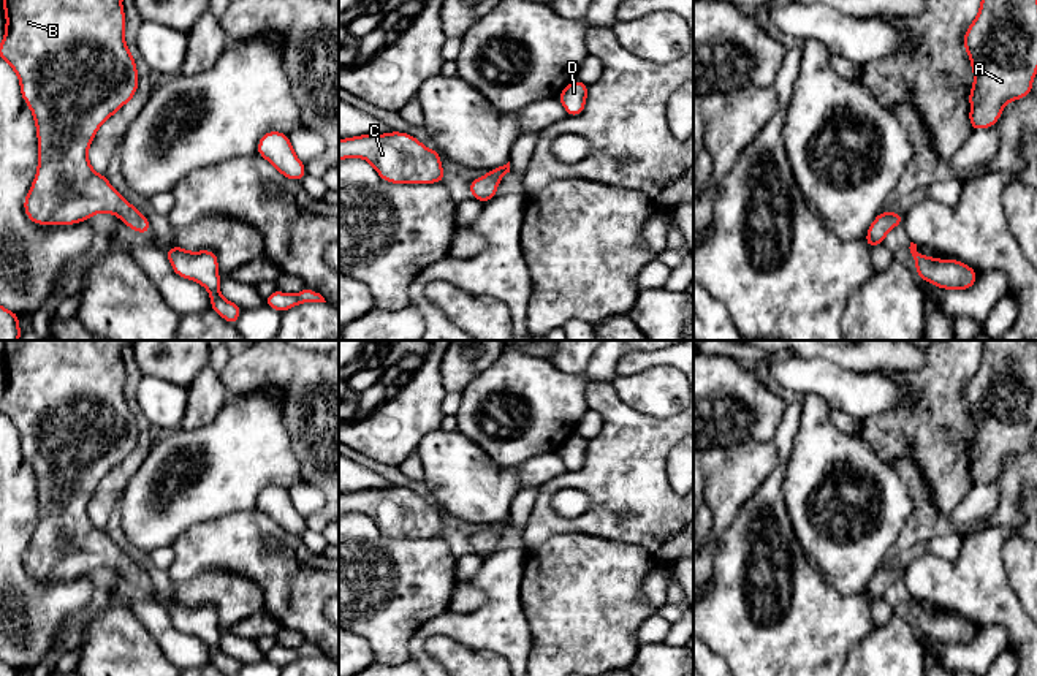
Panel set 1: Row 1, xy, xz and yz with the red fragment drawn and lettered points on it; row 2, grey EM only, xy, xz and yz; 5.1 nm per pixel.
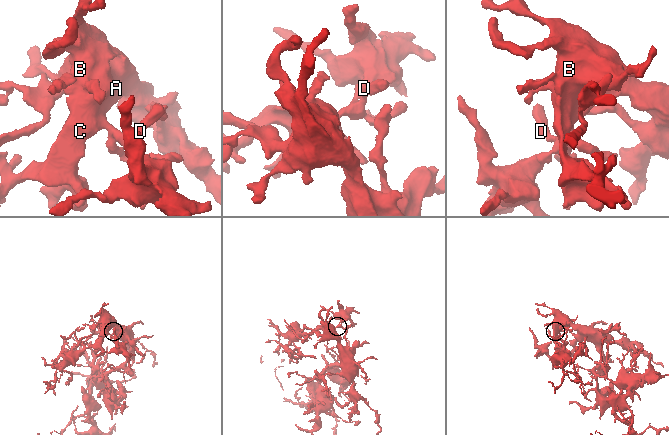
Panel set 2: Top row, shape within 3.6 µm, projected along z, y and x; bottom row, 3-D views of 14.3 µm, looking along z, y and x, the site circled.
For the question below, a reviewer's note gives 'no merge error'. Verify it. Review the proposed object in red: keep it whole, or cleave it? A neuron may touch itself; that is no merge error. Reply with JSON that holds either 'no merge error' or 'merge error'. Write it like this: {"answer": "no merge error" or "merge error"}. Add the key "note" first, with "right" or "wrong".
{"note": "right", "answer": "no merge error"}

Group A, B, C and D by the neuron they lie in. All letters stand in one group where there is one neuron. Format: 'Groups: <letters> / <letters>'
Groups: A B C D

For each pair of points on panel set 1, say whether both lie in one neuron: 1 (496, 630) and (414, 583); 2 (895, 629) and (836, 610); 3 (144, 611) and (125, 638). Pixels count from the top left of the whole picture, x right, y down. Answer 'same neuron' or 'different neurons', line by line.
1: different neurons
2: different neurons
3: different neurons

